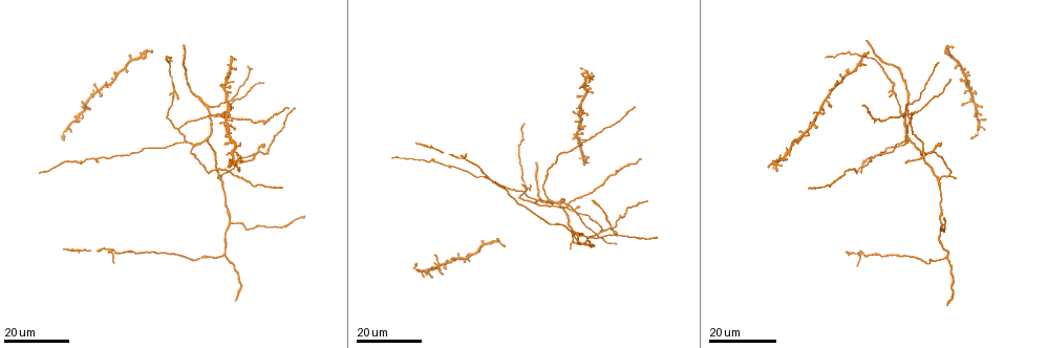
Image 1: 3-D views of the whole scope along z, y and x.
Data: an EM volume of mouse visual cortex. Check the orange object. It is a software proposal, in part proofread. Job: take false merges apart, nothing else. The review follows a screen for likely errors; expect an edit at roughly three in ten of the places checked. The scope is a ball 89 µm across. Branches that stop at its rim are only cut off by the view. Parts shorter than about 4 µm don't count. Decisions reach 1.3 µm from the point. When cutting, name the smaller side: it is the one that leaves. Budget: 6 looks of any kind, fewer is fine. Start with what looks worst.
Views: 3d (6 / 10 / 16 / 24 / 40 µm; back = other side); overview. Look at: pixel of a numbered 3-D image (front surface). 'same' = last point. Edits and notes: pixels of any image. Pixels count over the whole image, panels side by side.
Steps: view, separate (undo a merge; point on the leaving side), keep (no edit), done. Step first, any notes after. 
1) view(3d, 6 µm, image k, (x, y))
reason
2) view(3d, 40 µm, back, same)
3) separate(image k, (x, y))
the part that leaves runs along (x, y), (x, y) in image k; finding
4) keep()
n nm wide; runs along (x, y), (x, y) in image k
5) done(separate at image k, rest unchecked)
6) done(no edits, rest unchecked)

view(3d, 16 µm, image 1, (110, 252))
four arms meet

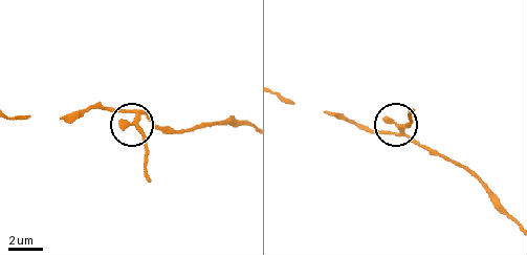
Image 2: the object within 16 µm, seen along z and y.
view(3d, 6 µm, image 2, (135, 116))
closer look

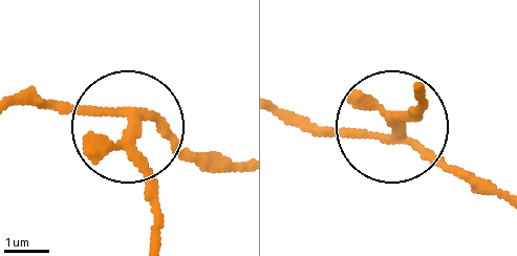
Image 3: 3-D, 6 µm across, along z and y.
separate(image 3, (94, 158))
the part that leaves runs along (137, 121), (159, 240) in image 3; a second neuron is stuck on

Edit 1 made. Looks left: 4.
view(3d, 24 µm, image 1, (932, 149))
four or more arms meet

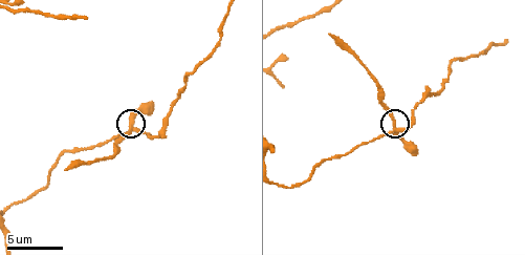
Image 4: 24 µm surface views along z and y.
view(3d, 6 µm, image 4, (398, 130))

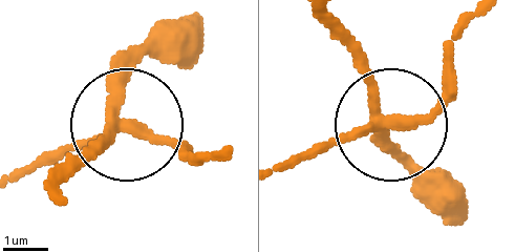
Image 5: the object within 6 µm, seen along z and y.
separate(image 5, (123, 62))
the part that leaves runs along (109, 127), (67, 184) in image 5; a second neuron is stuck on

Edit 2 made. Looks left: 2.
done(separate at image 3, separate at image 5, rest unchecked)

